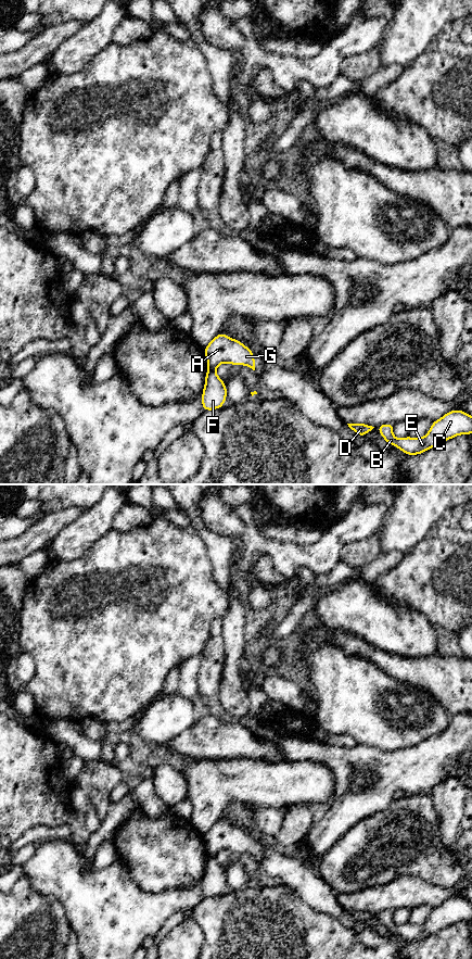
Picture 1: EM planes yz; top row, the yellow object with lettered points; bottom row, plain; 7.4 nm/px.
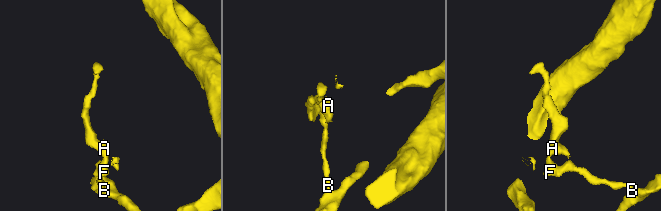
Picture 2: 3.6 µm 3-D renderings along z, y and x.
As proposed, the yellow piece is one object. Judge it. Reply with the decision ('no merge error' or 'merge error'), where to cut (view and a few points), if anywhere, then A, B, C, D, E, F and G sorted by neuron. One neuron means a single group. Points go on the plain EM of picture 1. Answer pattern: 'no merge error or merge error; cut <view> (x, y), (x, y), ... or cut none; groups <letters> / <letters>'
merge error; cut yz (208, 854), (214, 857); groups A G / B C D E F

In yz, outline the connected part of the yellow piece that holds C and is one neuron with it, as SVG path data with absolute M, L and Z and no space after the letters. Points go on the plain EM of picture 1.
M459 896L450 897L442 905L434 907L423 924L396 925L393 922L394 910L383 910L377 914L390 932L398 934L407 942L418 942L459 921L470 922L472 920L472 903Z

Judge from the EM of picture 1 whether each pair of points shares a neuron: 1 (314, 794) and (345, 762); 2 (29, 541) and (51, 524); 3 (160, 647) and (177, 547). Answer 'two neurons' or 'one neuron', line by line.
1: two neurons
2: one neuron
3: one neuron

